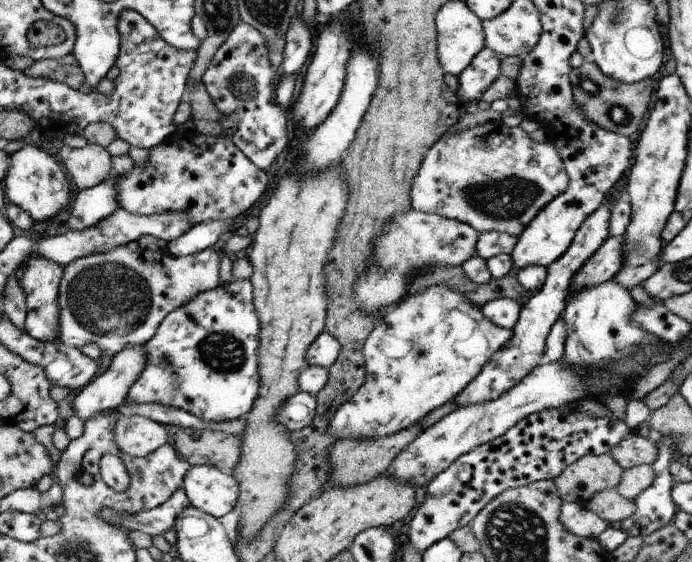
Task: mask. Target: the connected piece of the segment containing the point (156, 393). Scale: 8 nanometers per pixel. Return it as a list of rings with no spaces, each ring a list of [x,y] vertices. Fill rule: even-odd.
[[[244,279],[242,282],[234,281],[220,284],[213,290],[200,292],[198,296],[194,296],[193,300],[186,302],[184,306],[176,308],[162,320],[161,326],[158,328],[157,334],[144,346],[148,356],[146,356],[146,368],[140,372],[140,376],[136,378],[136,382],[130,386],[124,404],[148,404],[148,403],[162,403],[166,406],[173,406],[190,414],[194,414],[196,418],[202,418],[207,422],[229,422],[238,418],[244,418],[250,412],[250,408],[254,404],[255,398],[258,396],[259,391],[259,374],[258,374],[258,345],[259,345],[259,332],[261,326],[257,312],[253,303],[253,284]]]

